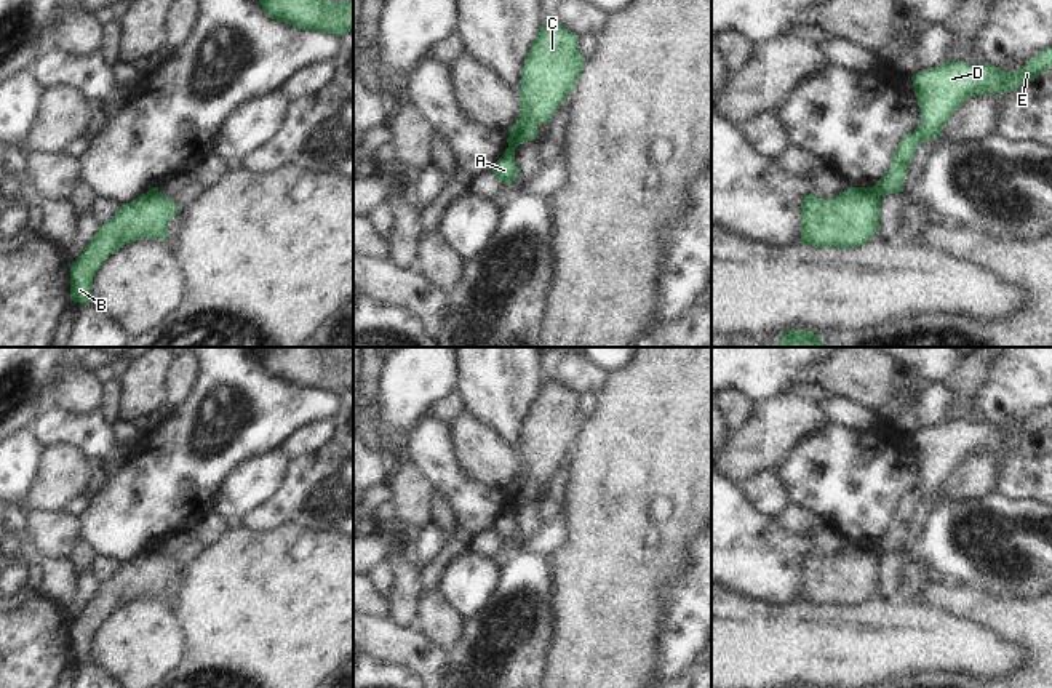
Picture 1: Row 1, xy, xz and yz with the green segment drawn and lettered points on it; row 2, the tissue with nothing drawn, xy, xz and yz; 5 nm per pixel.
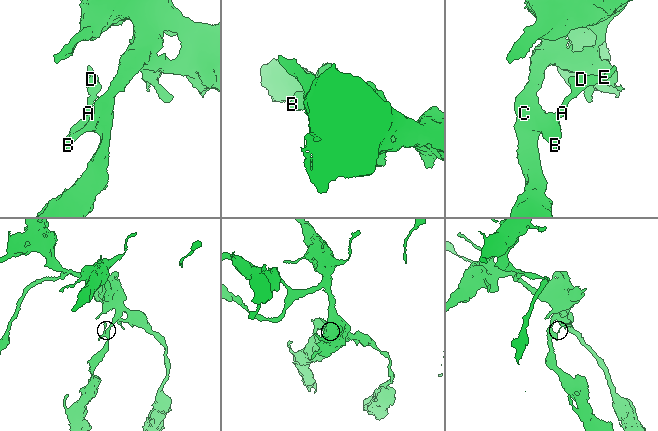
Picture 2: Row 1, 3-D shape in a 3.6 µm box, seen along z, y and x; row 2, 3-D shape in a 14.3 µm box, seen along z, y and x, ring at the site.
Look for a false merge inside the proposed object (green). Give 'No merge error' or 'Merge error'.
Merge error

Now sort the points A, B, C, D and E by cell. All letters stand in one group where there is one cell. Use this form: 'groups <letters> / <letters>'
groups A D E / B C

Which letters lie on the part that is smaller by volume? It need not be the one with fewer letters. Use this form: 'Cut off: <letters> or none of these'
Cut off: A, D, E

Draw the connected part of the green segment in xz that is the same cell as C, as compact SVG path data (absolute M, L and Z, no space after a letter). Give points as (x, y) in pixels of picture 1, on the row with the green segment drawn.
M544 21L521 70L520 114L507 139L508 149L539 138L537 123L547 125L572 93L585 58L577 46L579 35Z

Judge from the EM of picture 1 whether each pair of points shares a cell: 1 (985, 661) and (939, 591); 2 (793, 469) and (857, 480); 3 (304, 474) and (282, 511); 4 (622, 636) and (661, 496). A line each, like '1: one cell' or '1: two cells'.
1: two cells
2: one cell
3: one cell
4: one cell

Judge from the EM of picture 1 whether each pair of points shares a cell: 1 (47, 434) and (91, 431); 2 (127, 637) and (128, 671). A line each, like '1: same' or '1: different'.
1: same
2: same

